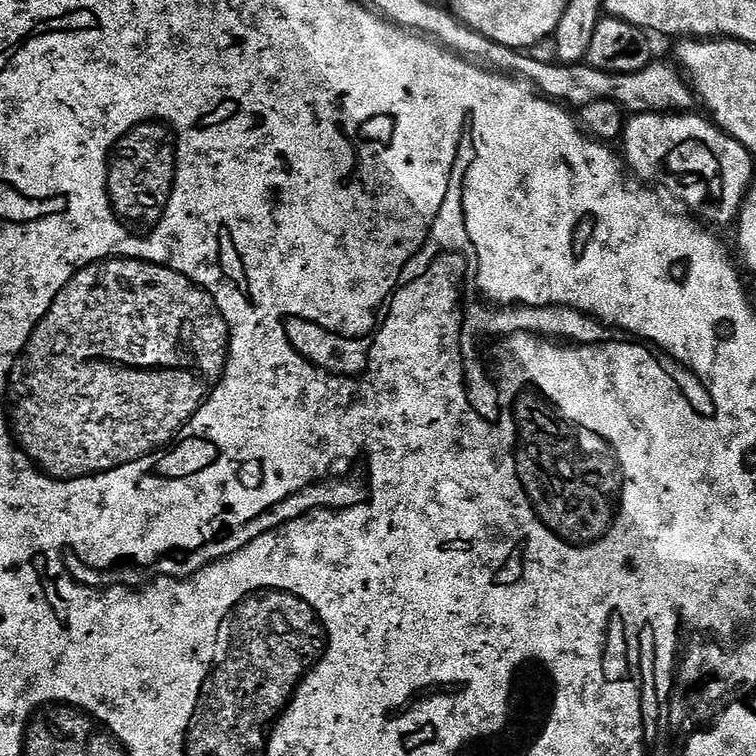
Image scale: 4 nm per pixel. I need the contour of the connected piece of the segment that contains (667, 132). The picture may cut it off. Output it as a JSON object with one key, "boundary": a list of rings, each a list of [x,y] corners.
{"boundary":[[[679,112],[629,115],[622,133],[622,159],[629,173],[635,176],[636,172],[637,181],[676,192],[677,198],[697,221],[708,226],[731,225],[739,217],[744,195],[754,182],[753,153],[747,152],[734,137],[717,128],[711,119],[692,115]]]}

